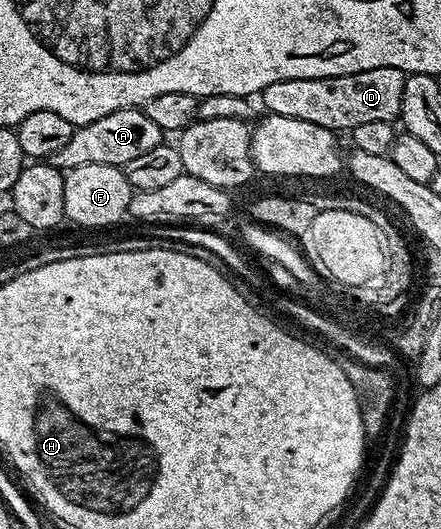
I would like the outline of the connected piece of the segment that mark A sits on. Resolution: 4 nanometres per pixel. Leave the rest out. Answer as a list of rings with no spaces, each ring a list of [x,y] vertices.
[[[141,108],[114,109],[114,113],[106,113],[106,117],[98,117],[98,121],[75,128],[70,141],[66,141],[66,145],[62,145],[62,149],[58,149],[50,161],[62,172],[78,169],[78,165],[114,165],[124,169],[130,161],[161,146],[165,139],[164,130],[155,121],[150,121]]]

